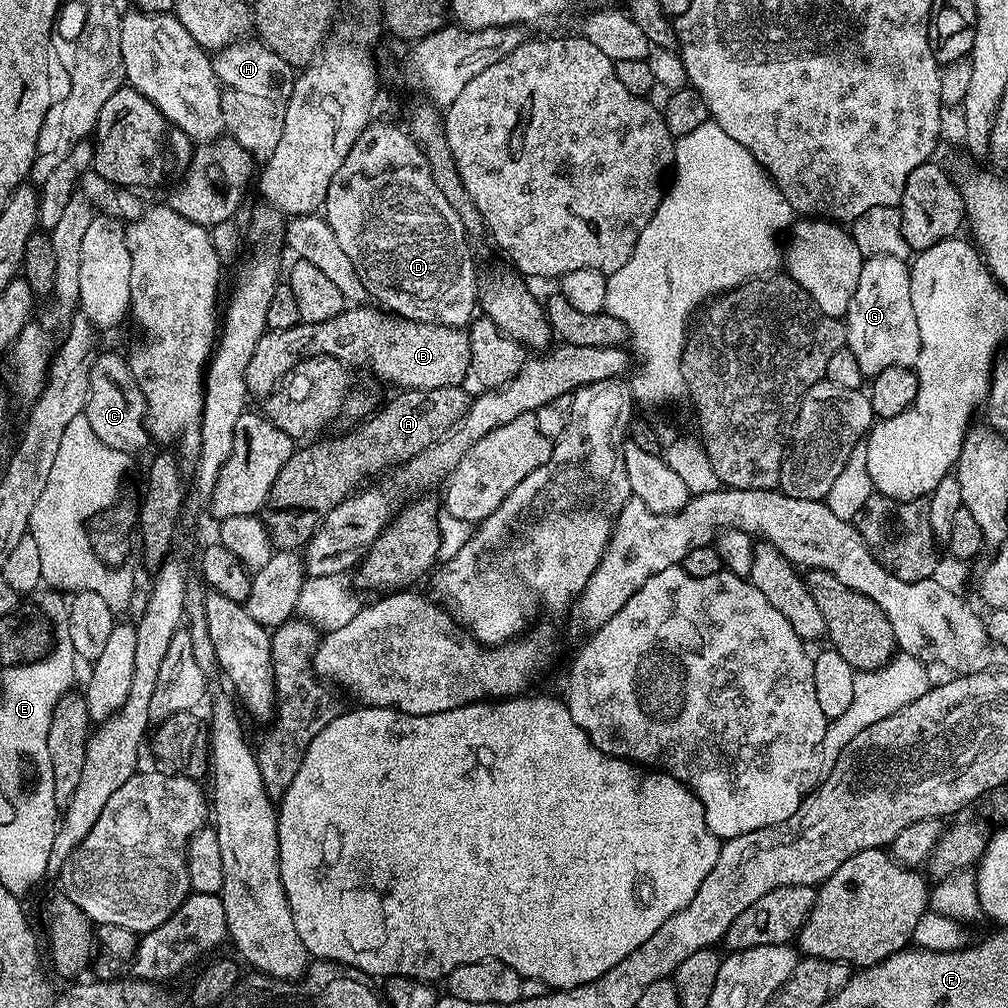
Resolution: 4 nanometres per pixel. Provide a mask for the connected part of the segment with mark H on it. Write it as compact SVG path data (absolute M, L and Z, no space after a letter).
M252 38L219 49L212 56L212 69L221 86L220 101L227 135L251 152L257 161L267 160L274 146L278 146L278 138L282 138L282 122L290 102L294 69Z

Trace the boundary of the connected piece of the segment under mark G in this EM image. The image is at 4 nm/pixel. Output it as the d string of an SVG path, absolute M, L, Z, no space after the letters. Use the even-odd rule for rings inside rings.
M869 256L858 277L858 290L848 307L847 347L858 358L865 377L877 376L890 366L915 369L920 353L918 318L914 318L914 302L910 302L909 265L898 258Z

